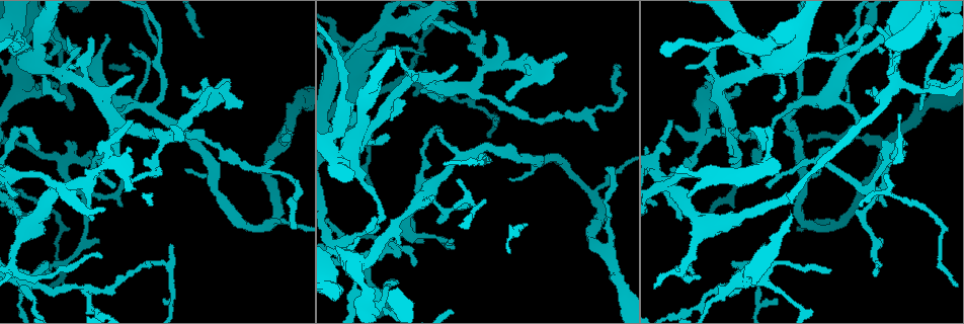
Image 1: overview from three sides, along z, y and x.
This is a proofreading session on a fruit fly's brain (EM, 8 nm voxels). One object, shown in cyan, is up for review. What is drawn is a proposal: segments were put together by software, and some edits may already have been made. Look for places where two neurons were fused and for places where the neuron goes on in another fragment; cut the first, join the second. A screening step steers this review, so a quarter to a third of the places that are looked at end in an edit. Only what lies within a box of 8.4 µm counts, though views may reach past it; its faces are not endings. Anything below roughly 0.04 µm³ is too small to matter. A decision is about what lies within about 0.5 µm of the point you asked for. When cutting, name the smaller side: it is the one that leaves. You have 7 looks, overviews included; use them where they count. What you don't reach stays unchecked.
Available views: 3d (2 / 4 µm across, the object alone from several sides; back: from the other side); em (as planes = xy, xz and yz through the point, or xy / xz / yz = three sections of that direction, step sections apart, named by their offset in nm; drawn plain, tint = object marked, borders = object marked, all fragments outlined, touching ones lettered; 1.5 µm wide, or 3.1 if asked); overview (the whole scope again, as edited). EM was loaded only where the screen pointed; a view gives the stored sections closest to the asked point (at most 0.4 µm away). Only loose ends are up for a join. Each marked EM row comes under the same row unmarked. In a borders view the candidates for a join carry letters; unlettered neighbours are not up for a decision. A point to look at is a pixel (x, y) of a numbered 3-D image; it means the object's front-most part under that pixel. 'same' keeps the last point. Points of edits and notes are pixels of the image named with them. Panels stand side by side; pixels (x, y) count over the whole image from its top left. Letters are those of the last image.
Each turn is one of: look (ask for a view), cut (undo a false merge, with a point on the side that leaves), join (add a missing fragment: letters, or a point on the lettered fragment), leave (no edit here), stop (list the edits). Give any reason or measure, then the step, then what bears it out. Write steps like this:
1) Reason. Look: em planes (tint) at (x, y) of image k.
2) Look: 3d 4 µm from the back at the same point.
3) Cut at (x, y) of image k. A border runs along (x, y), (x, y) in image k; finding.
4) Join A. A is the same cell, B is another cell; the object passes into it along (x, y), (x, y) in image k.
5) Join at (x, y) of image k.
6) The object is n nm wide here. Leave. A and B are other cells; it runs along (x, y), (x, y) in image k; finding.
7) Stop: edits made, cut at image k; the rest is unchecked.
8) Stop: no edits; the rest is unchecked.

Sharp bend. Look: em xy step 4 (tint) at (489, 113) of image 1.

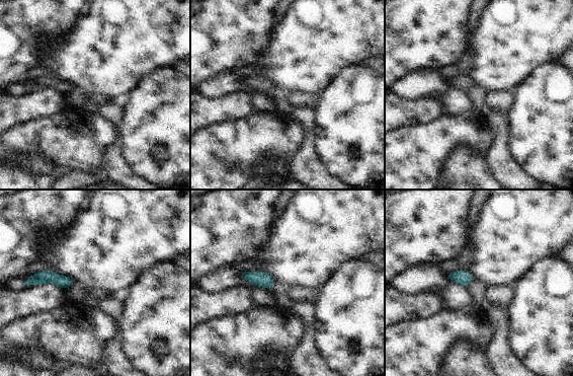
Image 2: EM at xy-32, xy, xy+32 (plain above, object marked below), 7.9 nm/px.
Look: em planes (borders) at the same point.

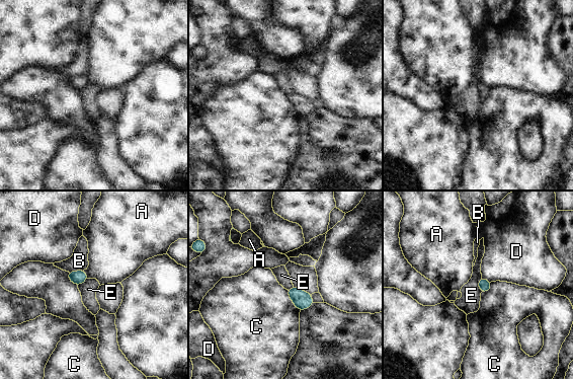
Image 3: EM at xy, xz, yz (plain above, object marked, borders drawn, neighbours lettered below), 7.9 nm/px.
Leave. A, B, C, D and E are other cells; all the same neuron.

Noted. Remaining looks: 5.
An open end. Look: 3d 4 µm at (448, 22) of image 1.

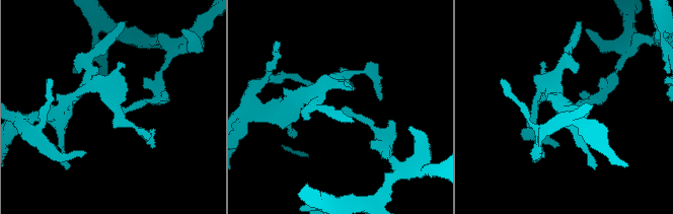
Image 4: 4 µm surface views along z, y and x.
Look: em yz step 8 (borders) at (341, 109) of image 4.

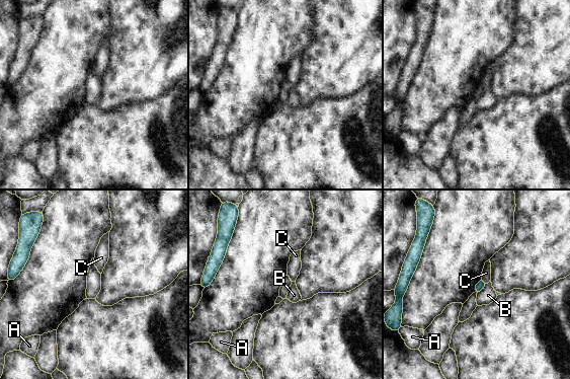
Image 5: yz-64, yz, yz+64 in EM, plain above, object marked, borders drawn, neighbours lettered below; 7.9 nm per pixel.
Look: em planes (borders) at the same point.

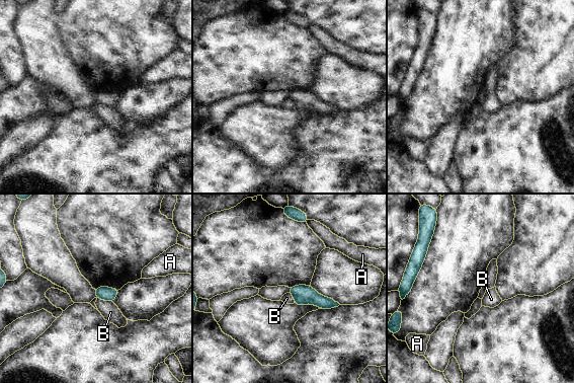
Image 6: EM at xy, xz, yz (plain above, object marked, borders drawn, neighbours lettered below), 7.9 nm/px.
The longest contact is with B, 130 nm. Leave. A and B are other cells; a border runs along (97, 298), (108, 300), (112, 303) in image 6; no lettered fragment goes on from it.

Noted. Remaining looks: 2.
Branch stops here. Look: em planes (borders) at (438, 128) of image 1.

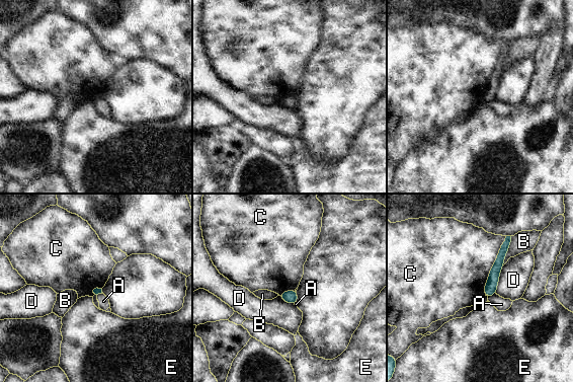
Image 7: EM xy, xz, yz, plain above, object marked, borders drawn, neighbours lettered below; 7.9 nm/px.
Leave. A, B, C, D and E are other cells; a border runs along (506, 236), (489, 273), (484, 295) in image 7; none of them fits.

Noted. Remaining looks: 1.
Stop: no edits; the rest is unchecked.

